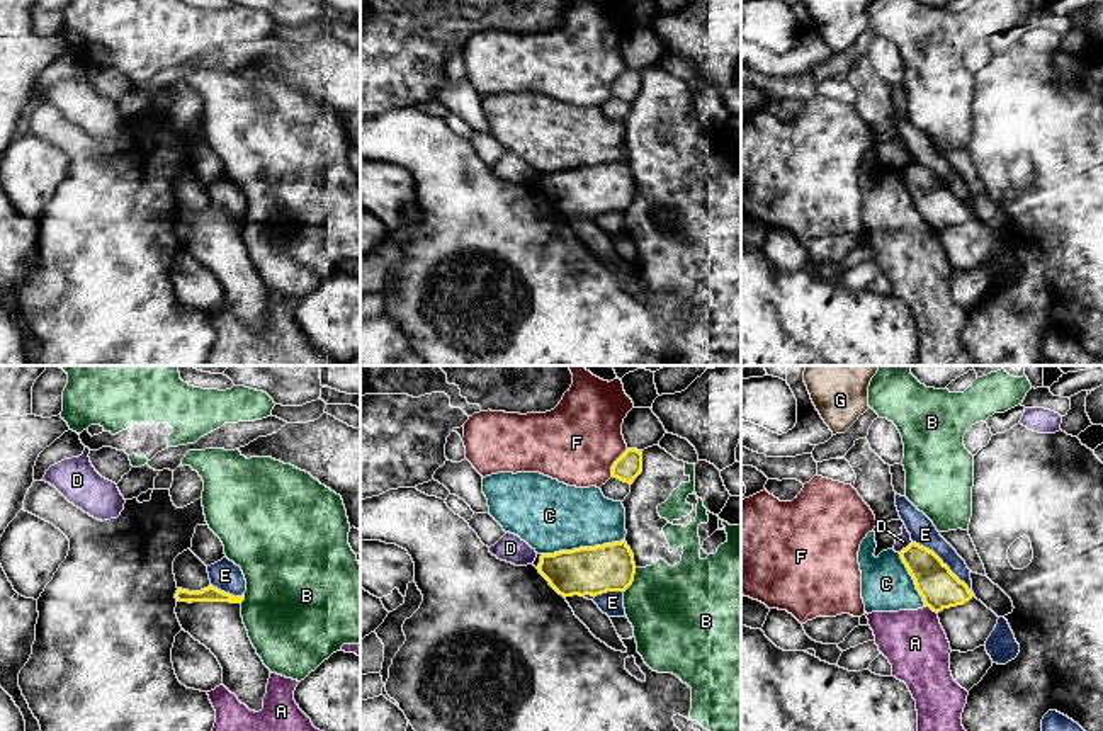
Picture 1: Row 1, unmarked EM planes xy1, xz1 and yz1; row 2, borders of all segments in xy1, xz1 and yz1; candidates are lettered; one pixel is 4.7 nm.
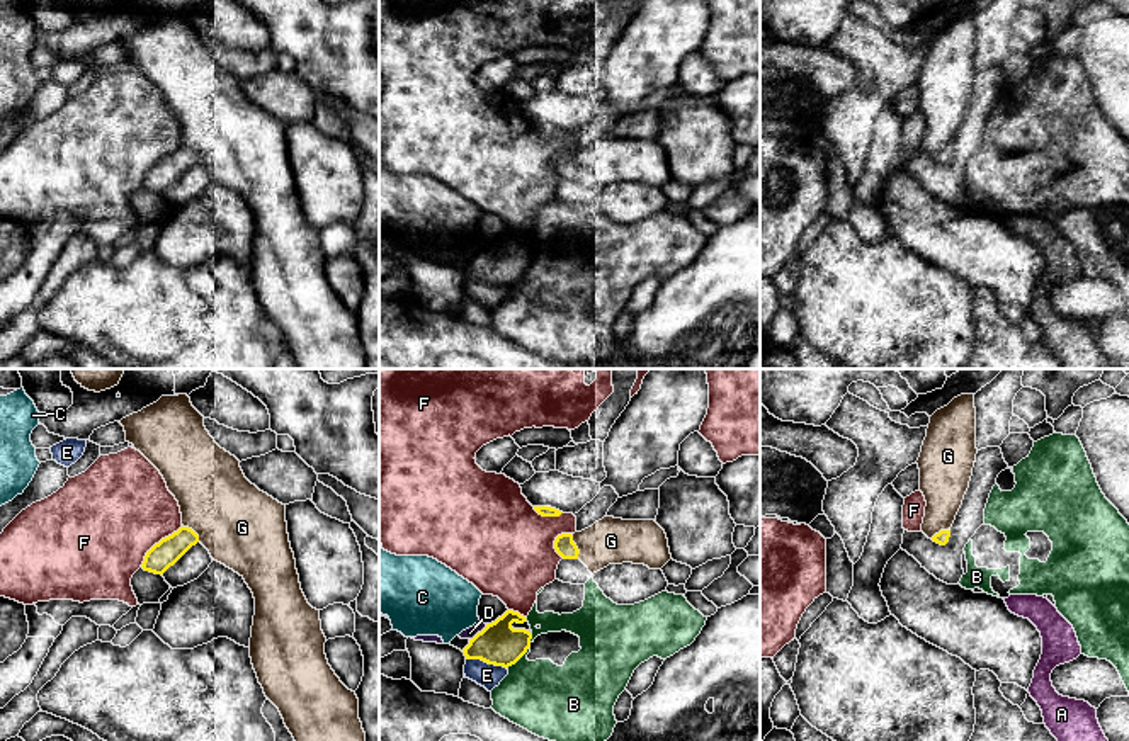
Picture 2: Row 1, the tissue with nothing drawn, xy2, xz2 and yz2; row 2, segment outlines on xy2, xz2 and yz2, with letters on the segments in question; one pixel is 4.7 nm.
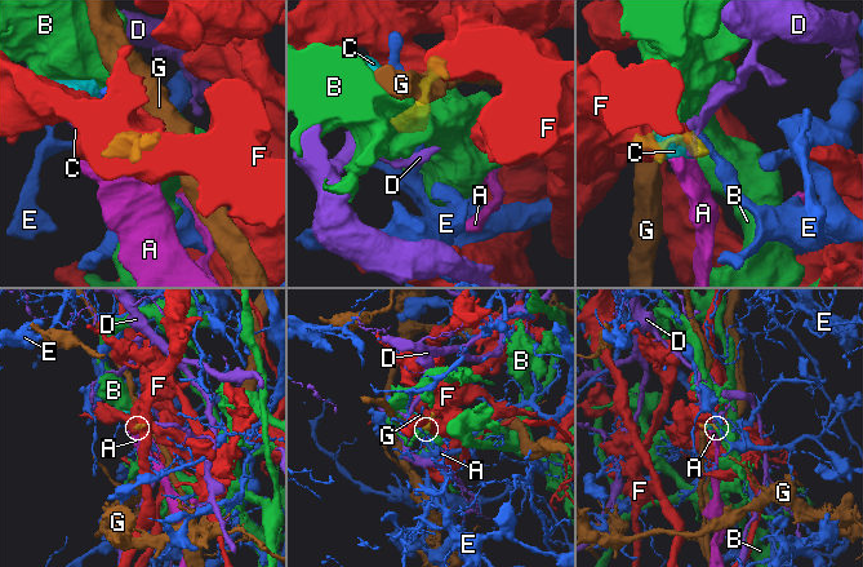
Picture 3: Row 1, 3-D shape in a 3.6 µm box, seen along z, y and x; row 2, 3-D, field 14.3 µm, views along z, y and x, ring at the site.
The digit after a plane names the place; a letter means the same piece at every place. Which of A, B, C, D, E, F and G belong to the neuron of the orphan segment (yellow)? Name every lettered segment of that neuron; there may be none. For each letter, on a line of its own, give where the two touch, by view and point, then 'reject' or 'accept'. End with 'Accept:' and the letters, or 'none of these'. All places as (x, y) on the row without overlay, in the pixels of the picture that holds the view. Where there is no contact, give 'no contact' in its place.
A: contact yz1 (932, 228); reject
B: contact xz2 (519, 277); reject
C: contact xz1 (583, 167); reject
D: contact xz2 (478, 252); reject
E: contact yz1 (945, 184); reject
F: contact xy2 (158, 162); reject
G: contact xz2 (575, 165); reject
Accept: none of these

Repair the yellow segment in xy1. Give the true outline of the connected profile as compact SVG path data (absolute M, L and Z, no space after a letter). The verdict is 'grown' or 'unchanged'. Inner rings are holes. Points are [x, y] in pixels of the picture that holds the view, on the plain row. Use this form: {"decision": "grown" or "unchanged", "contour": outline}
{"decision": "grown", "contour": "M212 204L201 211L178 207L177 238L204 264L223 287L223 304L250 330L263 328L270 289L253 267L241 236L245 214L233 216Z"}

